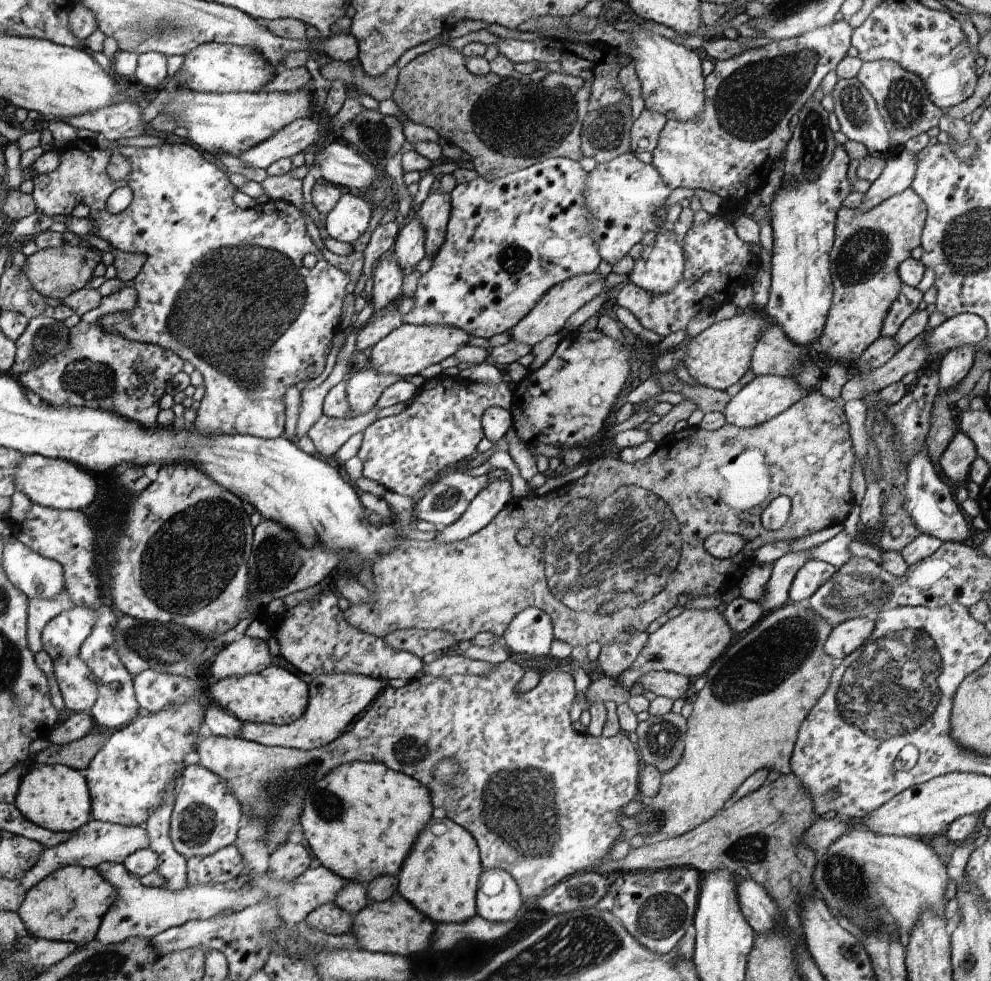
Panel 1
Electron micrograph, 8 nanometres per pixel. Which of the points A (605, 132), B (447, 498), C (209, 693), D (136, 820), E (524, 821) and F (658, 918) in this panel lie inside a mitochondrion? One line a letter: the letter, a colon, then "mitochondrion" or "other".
A: mitochondrion
B: mitochondrion
C: other
D: other
E: mitochondrion
F: mitochondrion

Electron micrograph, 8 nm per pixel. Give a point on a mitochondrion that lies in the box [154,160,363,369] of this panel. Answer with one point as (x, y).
(295, 286)

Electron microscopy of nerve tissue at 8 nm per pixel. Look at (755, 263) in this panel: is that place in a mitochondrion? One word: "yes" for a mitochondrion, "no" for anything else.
no

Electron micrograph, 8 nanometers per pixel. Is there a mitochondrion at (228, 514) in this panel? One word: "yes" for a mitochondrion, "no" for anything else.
yes

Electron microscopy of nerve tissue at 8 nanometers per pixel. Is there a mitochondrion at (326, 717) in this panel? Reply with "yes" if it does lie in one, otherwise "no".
no

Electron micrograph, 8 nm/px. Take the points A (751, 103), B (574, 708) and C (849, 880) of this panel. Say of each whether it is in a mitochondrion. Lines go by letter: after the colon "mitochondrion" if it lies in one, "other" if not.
A: mitochondrion
B: other
C: mitochondrion

